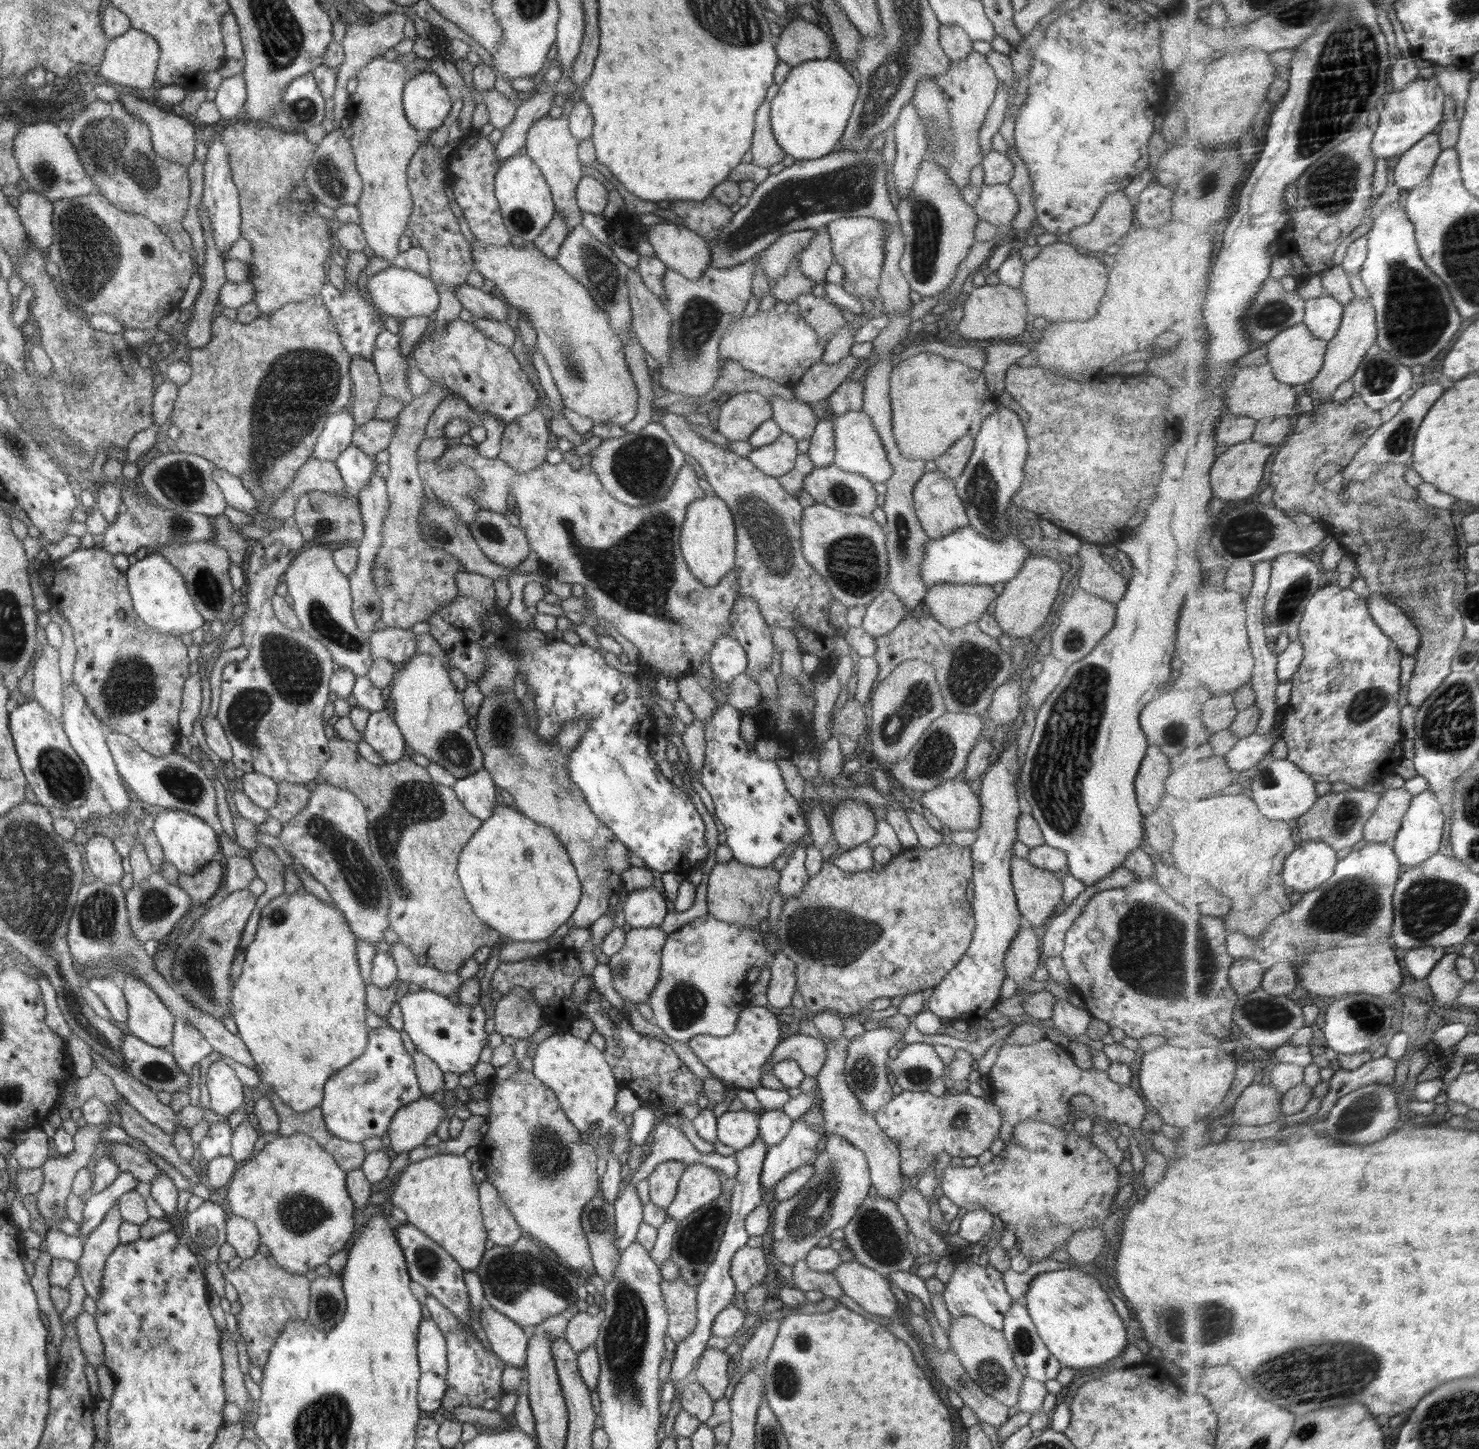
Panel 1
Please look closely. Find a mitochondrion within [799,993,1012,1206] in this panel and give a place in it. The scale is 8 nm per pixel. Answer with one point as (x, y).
(864, 1073)

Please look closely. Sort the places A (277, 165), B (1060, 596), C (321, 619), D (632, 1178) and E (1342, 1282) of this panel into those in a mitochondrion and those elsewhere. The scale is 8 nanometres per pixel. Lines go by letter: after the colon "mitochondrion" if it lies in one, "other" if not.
A: other
B: other
C: mitochondrion
D: other
E: other

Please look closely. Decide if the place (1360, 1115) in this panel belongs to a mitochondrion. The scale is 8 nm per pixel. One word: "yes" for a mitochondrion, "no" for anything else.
yes

